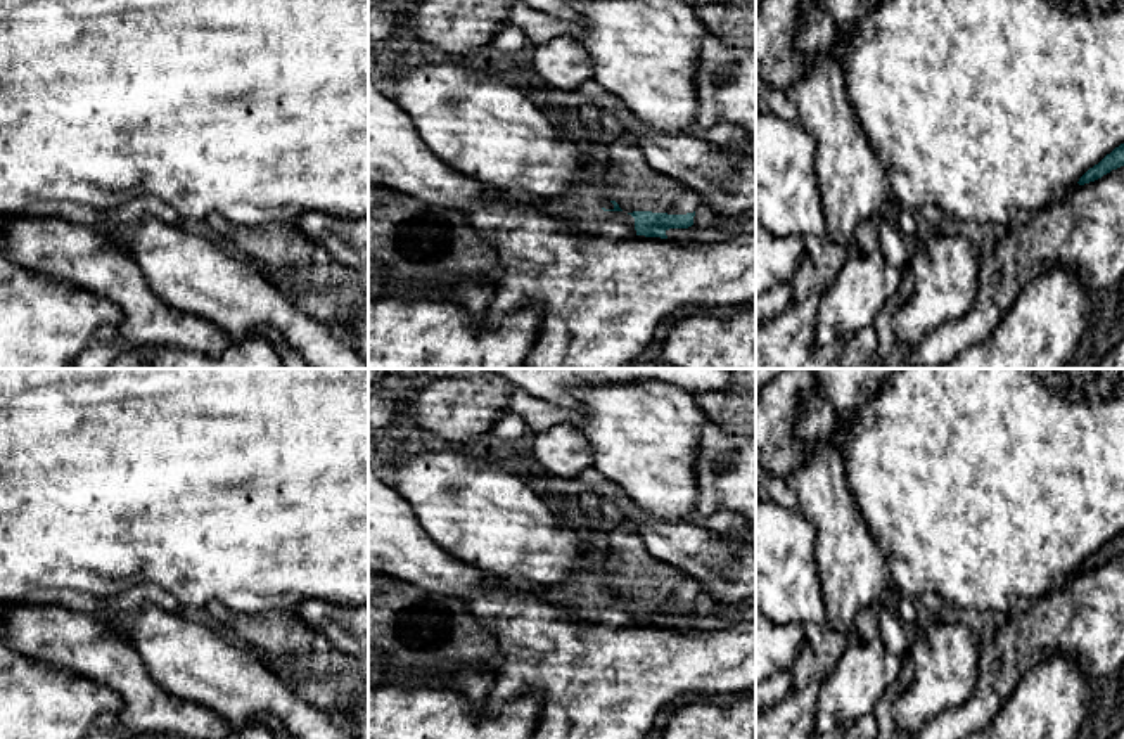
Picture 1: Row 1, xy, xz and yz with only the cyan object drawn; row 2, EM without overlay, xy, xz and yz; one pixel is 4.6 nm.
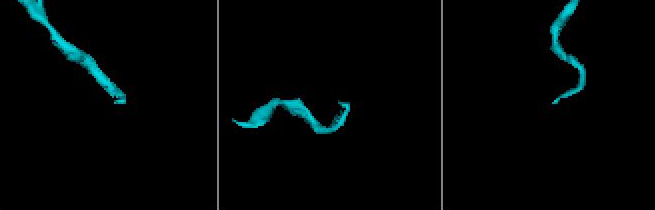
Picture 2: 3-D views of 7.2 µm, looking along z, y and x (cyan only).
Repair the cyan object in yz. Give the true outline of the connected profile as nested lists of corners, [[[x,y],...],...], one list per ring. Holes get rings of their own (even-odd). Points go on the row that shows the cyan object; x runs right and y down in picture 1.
[[[1121,144],[1119,147],[1115,147],[1110,154],[1107,154],[1098,164],[1095,164],[1093,168],[1089,168],[1081,178],[1079,178],[1079,185],[1095,182],[1098,178],[1102,178],[1103,175],[1110,173],[1112,170],[1117,170],[1124,166],[1124,144]]]

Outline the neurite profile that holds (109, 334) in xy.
[[[107,324],[97,331],[93,344],[97,346],[111,346],[118,344],[119,339],[119,325]]]

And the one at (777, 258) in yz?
[[[756,215],[756,298],[778,284],[792,282],[804,254],[801,235],[778,237]]]

